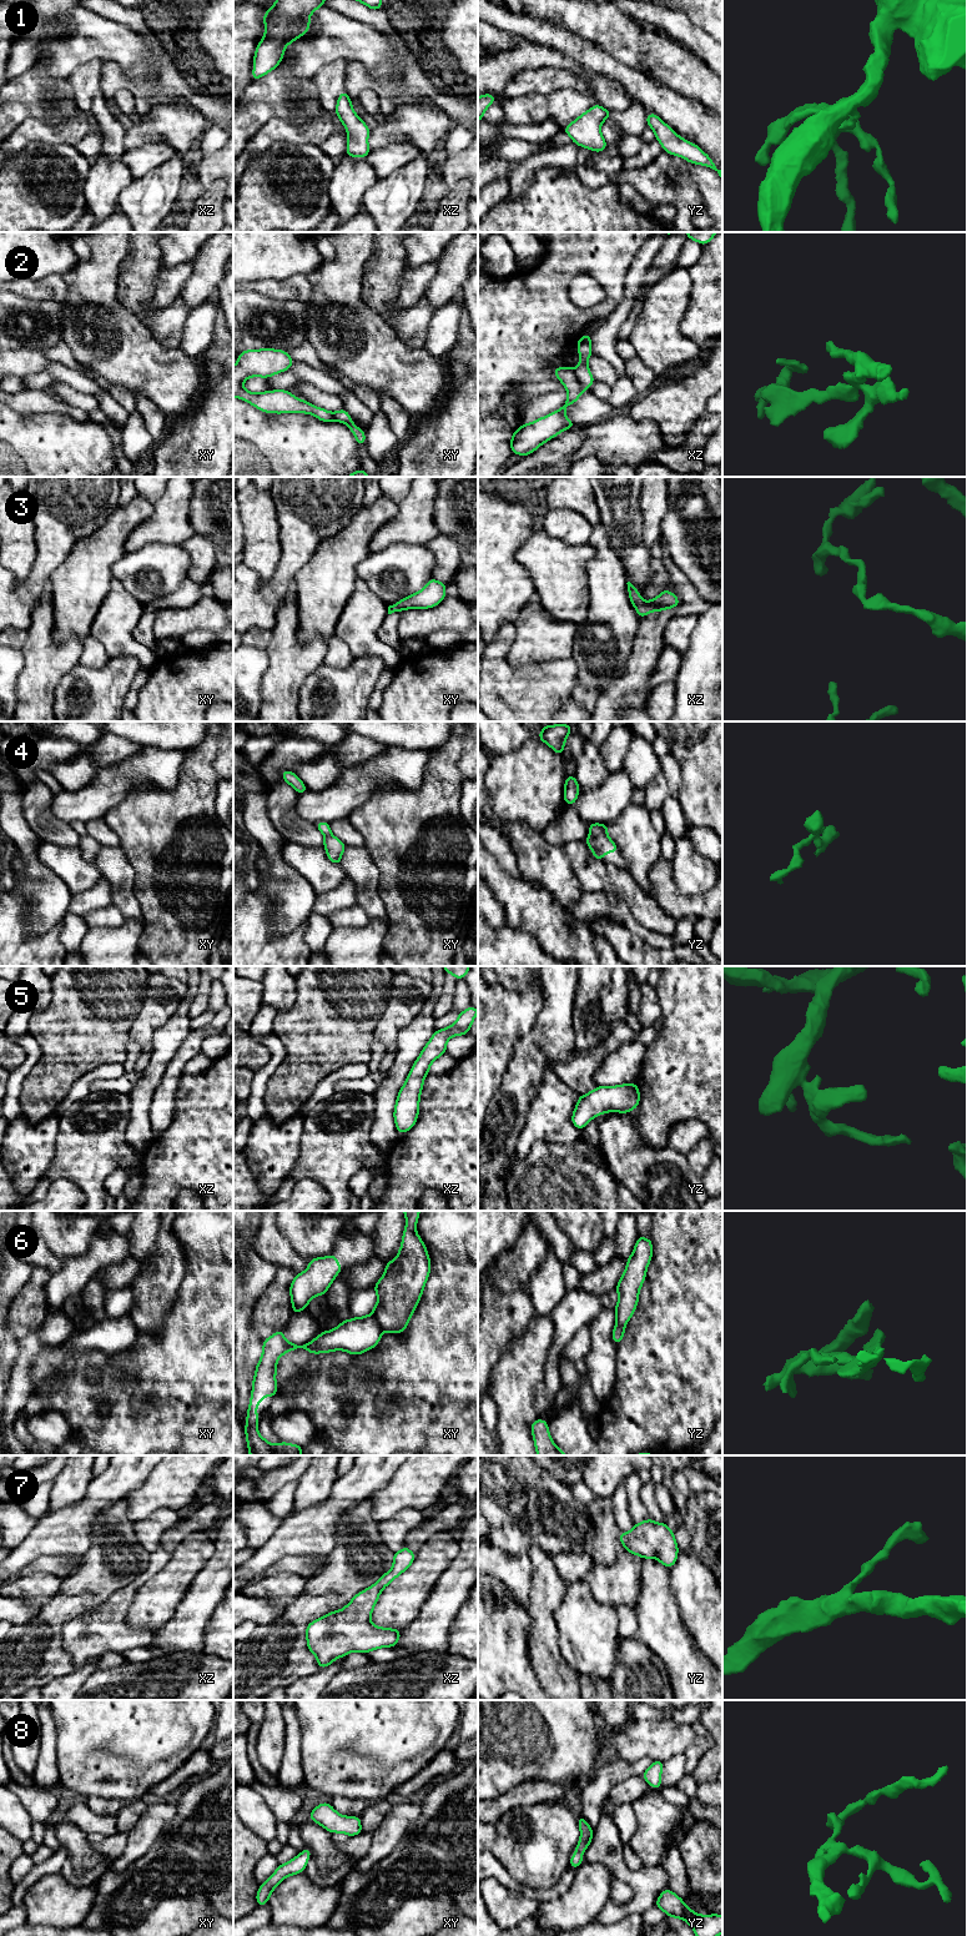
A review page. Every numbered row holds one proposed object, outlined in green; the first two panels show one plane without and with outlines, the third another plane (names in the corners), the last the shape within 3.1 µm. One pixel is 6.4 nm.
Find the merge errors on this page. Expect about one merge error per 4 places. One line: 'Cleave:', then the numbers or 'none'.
Cleave: 4, 6

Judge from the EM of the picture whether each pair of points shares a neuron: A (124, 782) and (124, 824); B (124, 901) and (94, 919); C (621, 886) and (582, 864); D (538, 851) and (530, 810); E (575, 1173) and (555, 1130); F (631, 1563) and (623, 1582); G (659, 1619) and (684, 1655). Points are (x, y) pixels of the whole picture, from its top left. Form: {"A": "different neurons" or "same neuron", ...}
{"A": "different neurons", "B": "different neurons", "C": "same neuron", "D": "different neurons", "E": "different neurons", "F": "same neuron", "G": "same neuron"}

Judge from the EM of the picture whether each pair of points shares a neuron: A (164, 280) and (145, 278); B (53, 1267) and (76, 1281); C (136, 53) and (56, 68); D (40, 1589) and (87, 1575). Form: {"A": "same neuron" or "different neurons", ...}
{"A": "different neurons", "B": "different neurons", "C": "same neuron", "D": "different neurons"}

